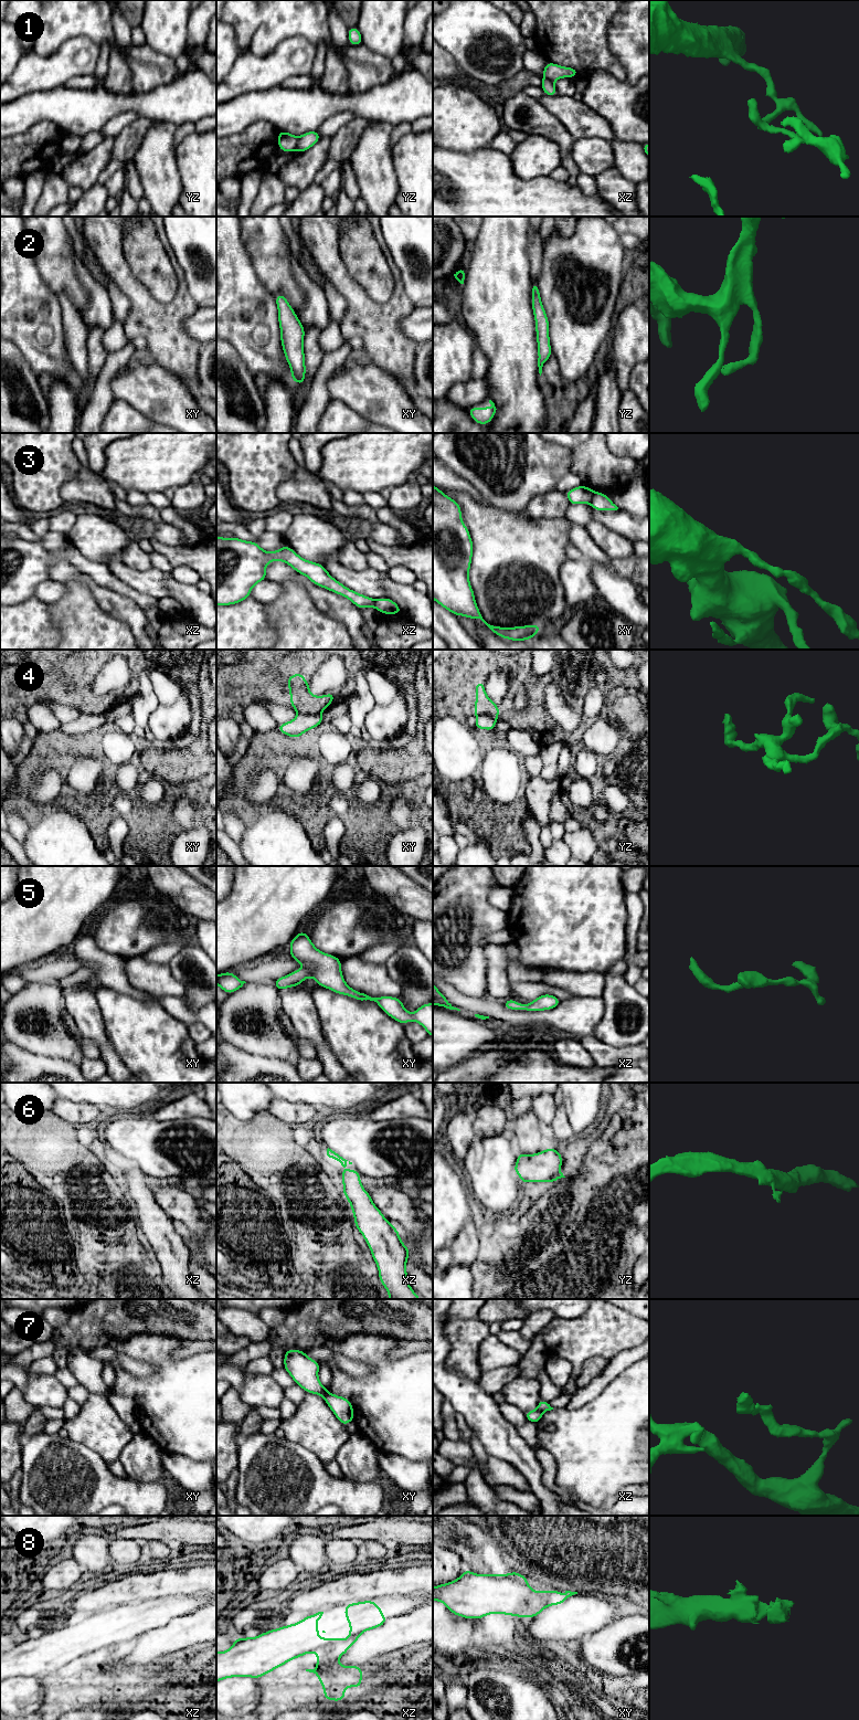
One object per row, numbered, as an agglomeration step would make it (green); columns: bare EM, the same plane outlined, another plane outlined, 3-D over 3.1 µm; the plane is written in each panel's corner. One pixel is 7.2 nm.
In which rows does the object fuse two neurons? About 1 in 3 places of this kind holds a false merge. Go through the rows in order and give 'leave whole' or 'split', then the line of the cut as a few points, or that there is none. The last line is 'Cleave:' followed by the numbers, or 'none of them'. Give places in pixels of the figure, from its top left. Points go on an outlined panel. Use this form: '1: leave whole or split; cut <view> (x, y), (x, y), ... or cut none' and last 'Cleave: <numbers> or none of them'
1: split; cut yz (298, 137), (295, 149)
2: leave whole; cut none
3: split; cut xy (594, 493), (590, 503)
4: split; cut xy (298, 713), (319, 715)
5: leave whole; cut none
6: leave whole; cut none
7: split; cut xy (325, 1389), (322, 1396)
8: leave whole; cut none
Cleave: 1, 3, 4, 7

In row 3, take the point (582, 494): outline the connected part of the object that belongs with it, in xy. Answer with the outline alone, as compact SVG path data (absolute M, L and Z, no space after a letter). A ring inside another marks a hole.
M580 485L571 490L565 492L565 495L570 502L570 505L591 504L594 496L594 490L585 485Z

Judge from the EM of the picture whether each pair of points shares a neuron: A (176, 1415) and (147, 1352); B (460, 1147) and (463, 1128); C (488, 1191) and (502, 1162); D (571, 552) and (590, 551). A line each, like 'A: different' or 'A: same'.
A: same
B: same
C: same
D: different

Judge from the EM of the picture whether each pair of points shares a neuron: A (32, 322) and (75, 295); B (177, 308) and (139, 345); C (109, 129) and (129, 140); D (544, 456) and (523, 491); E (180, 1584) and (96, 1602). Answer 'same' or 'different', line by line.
A: different
B: different
C: different
D: same
E: same

